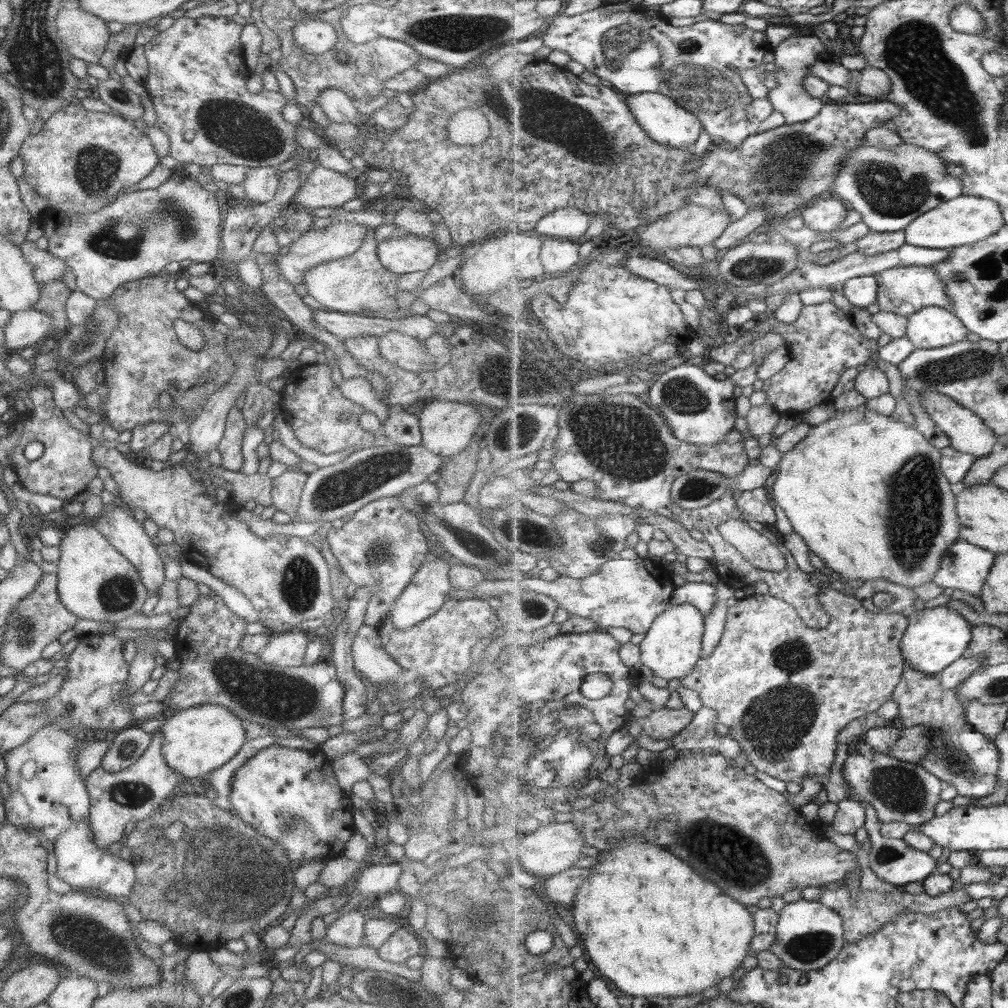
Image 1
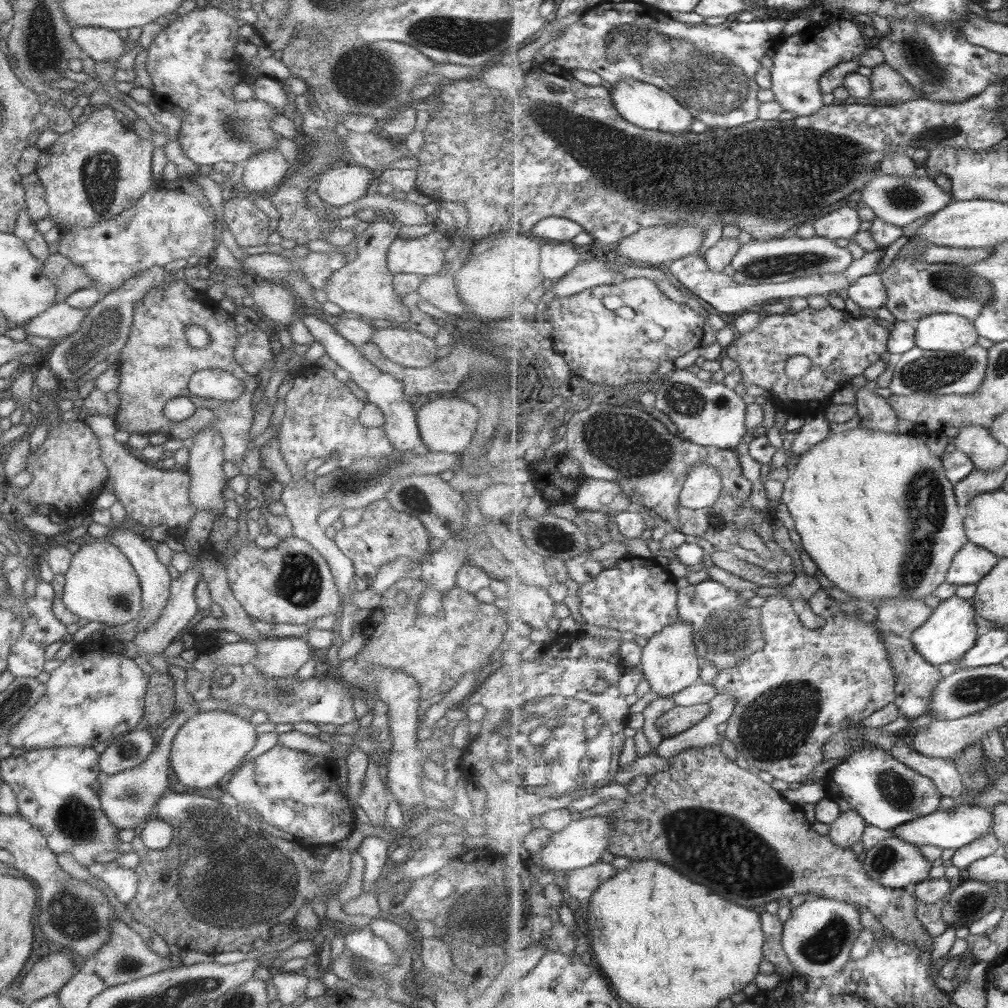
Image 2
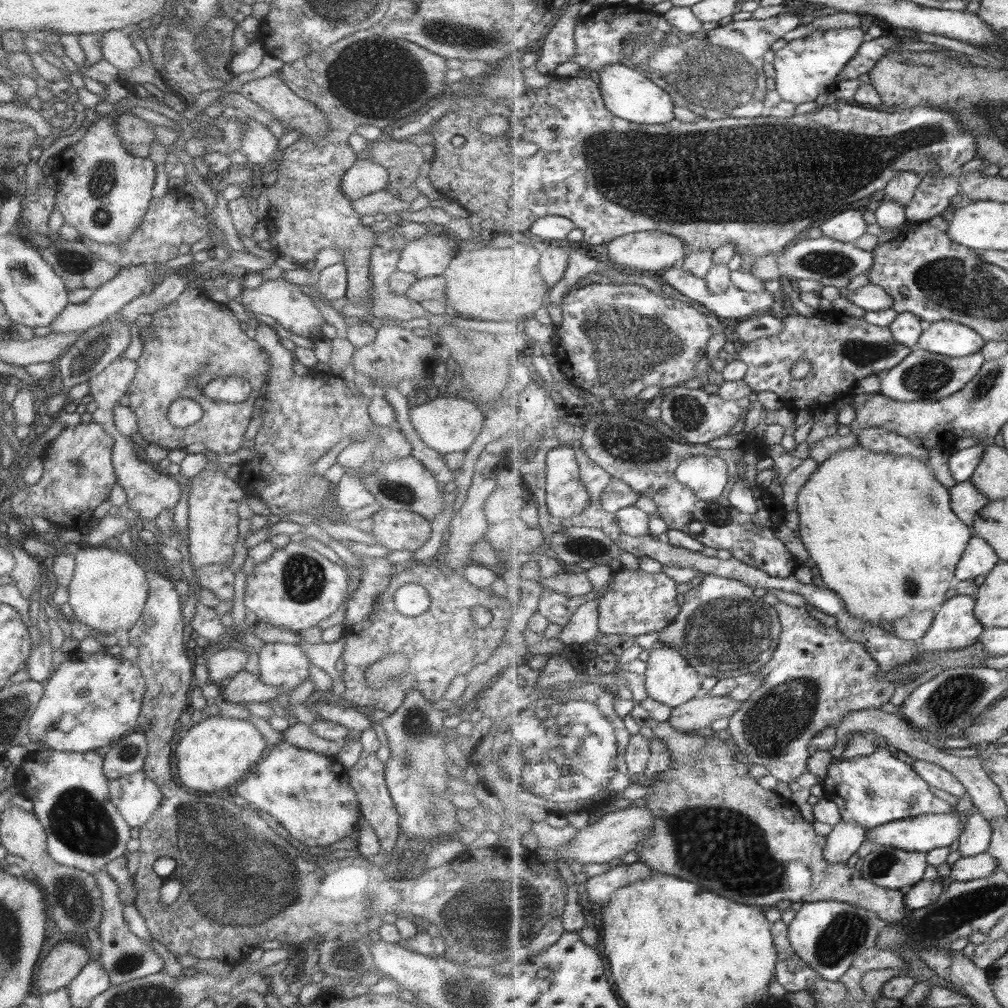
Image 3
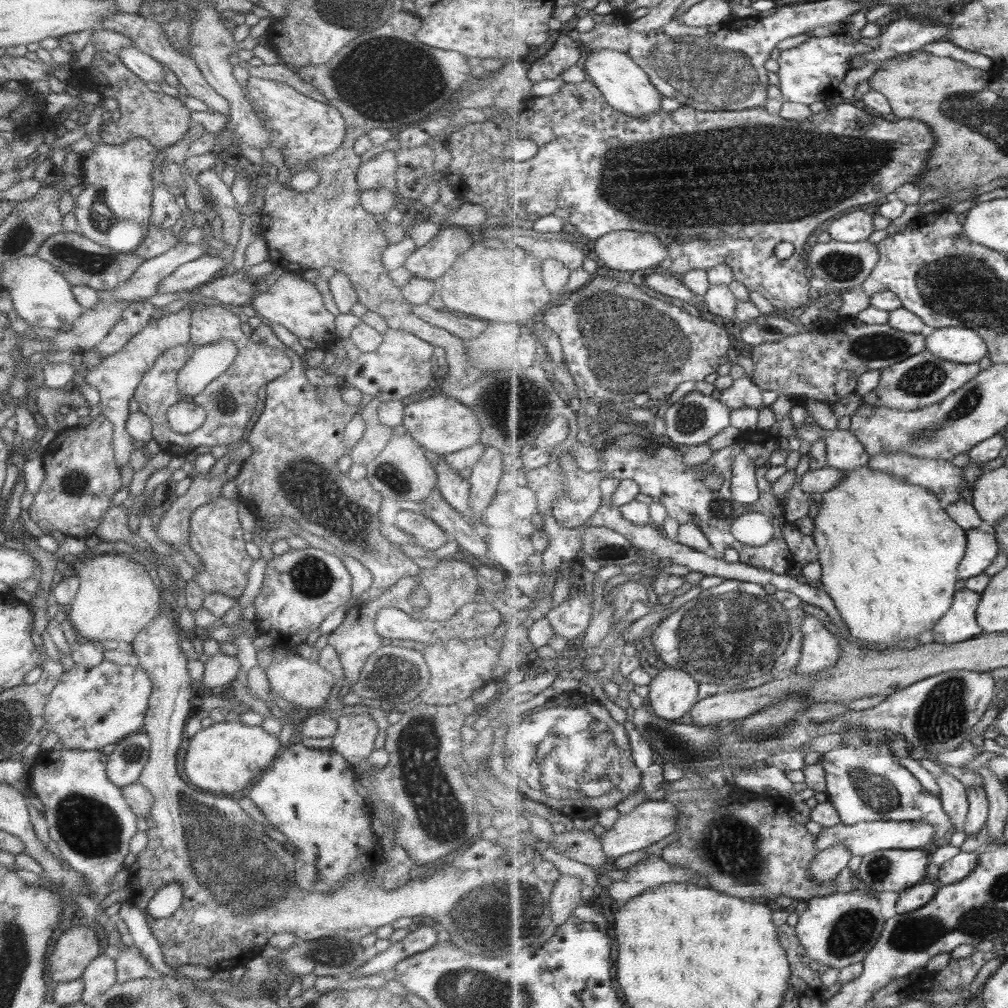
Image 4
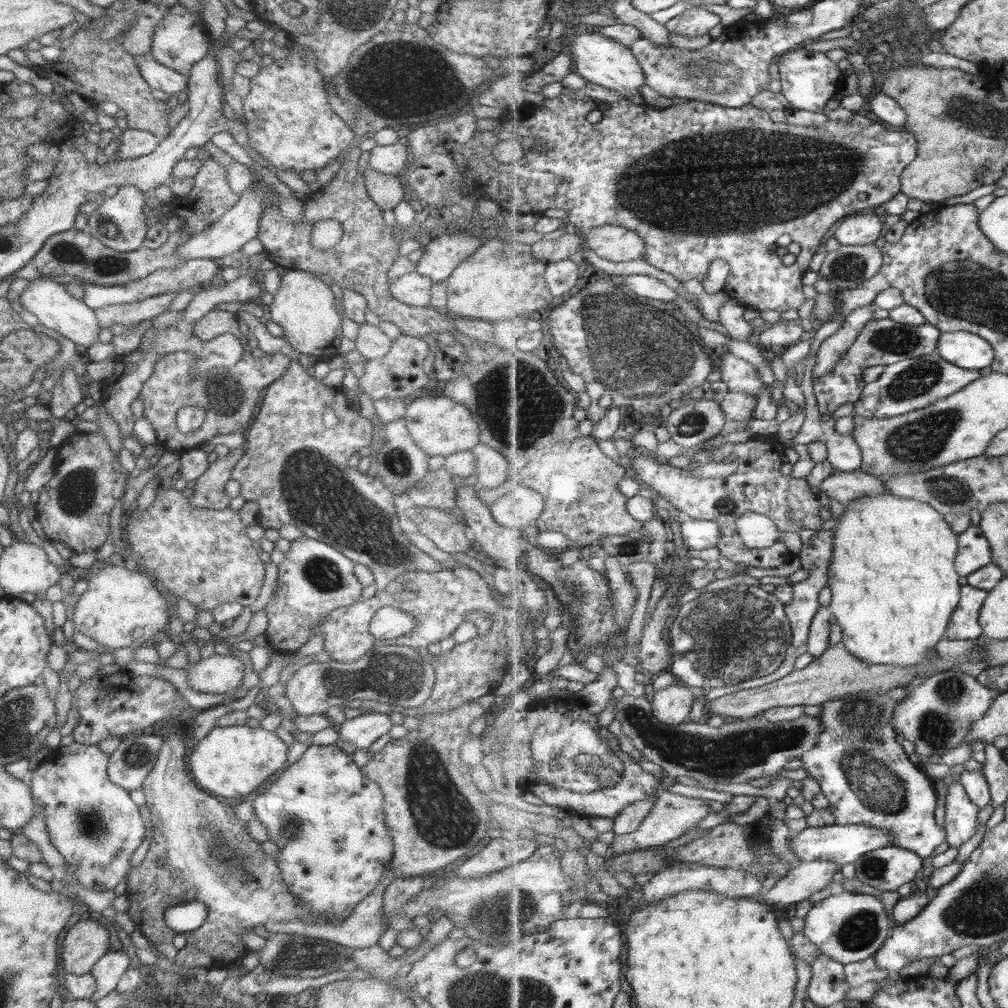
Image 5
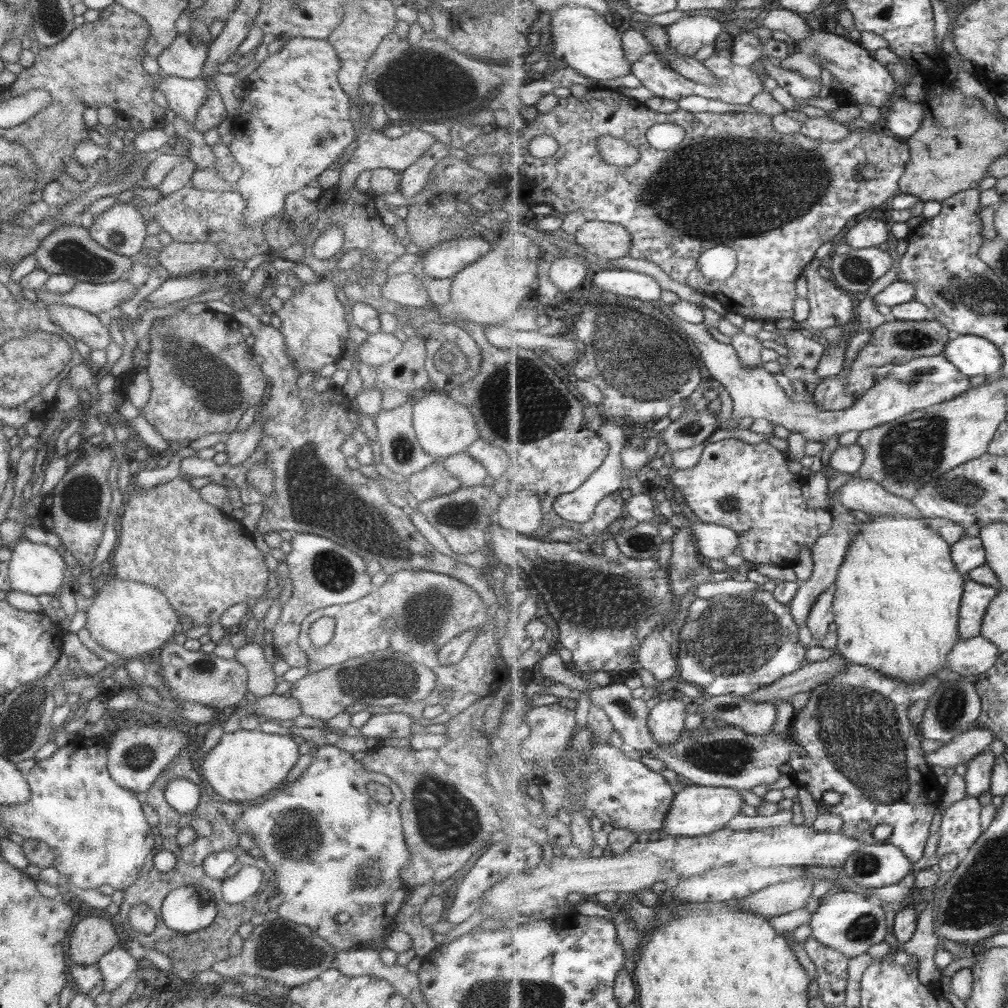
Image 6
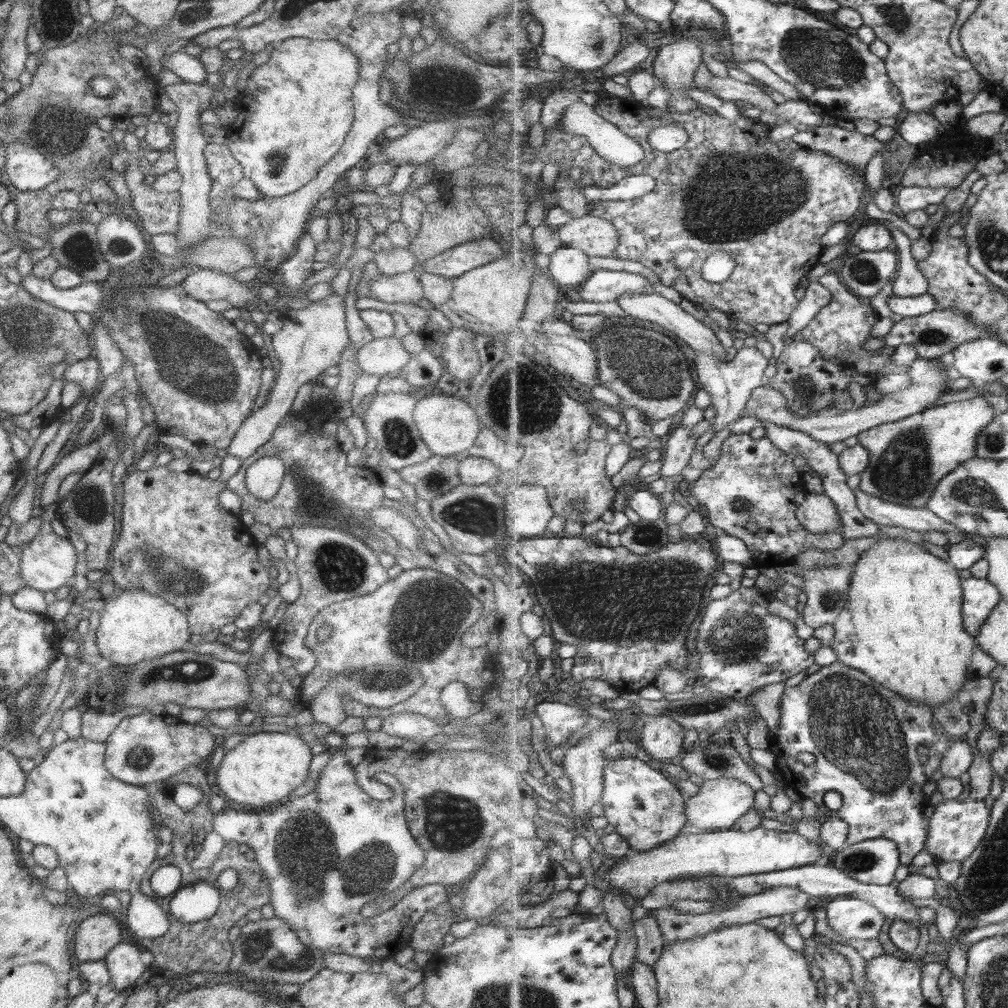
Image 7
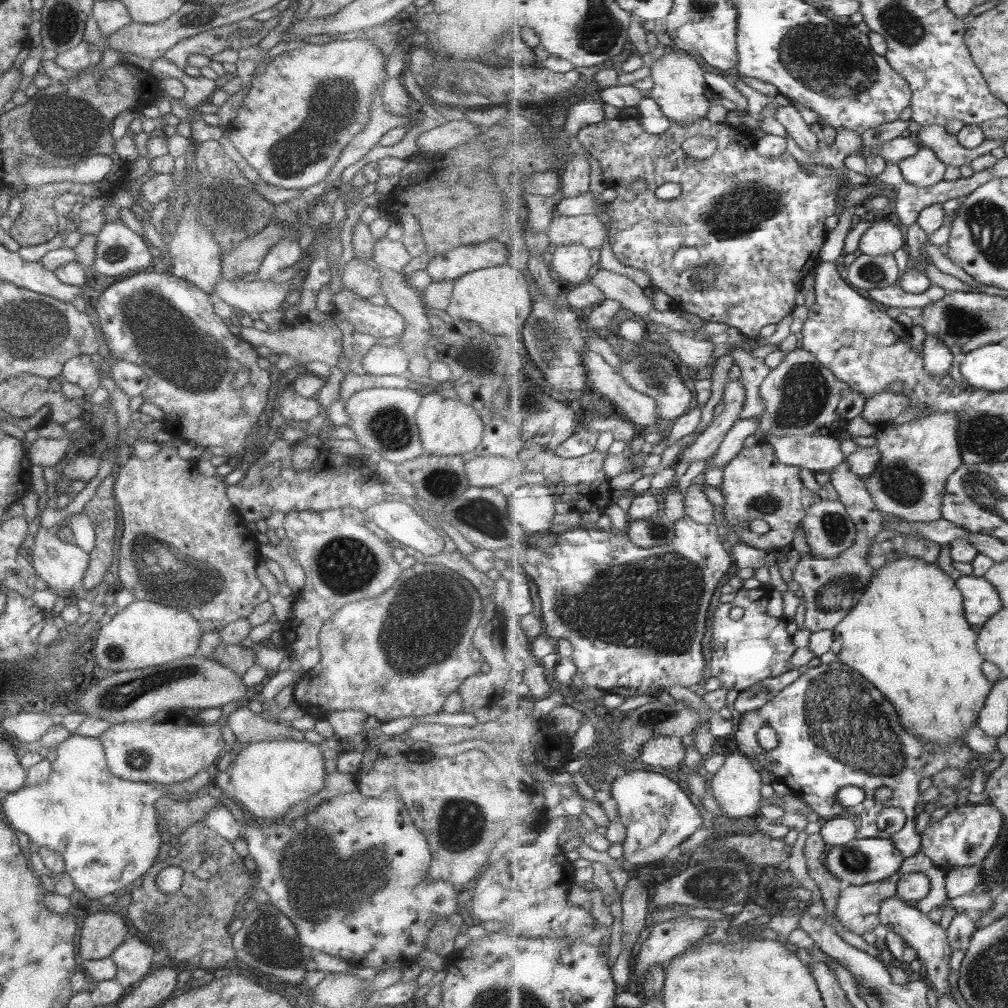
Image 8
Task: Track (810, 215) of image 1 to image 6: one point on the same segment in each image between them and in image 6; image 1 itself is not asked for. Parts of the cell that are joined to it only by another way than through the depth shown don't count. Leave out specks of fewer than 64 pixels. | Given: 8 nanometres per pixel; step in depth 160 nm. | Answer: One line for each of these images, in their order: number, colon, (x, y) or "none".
2: (844, 222)
3: (849, 225)
4: (857, 226)
5: (865, 227)
6: (869, 232)

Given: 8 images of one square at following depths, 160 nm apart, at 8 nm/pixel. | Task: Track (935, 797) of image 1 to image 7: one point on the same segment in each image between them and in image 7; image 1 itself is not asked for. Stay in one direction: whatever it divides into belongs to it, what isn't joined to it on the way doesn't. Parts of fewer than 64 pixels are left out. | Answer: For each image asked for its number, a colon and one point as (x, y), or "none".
2: (887, 793)
3: (871, 790)
4: (865, 781)
5: (867, 777)
6: (862, 731)
7: (864, 737)

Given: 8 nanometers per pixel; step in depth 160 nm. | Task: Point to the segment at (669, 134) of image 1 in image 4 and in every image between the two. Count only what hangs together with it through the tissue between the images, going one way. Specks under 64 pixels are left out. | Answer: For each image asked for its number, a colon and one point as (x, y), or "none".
2: (642, 103)
3: (628, 93)
4: (626, 85)

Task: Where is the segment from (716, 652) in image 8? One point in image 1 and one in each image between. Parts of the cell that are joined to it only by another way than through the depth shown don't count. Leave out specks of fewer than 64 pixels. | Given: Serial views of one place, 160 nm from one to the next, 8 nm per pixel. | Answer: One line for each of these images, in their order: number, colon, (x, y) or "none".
1: (702, 595)
2: (726, 631)
3: (724, 629)
4: (733, 631)
5: (723, 637)
6: (736, 645)
7: (741, 647)

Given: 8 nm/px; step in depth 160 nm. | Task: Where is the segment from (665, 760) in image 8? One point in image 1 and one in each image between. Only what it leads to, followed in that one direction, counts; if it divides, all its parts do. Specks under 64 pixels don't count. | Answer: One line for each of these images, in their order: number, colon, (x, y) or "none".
1: (671, 649)
2: (670, 662)
3: (670, 679)
4: (674, 692)
5: (672, 705)
6: (667, 718)
7: (662, 737)

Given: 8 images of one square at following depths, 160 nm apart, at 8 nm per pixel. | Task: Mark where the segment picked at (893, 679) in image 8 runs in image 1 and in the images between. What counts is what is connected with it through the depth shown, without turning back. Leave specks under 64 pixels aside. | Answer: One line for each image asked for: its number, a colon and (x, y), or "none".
1: (852, 489)
2: (875, 511)
3: (880, 528)
4: (890, 557)
5: (894, 586)
6: (899, 593)
7: (903, 626)

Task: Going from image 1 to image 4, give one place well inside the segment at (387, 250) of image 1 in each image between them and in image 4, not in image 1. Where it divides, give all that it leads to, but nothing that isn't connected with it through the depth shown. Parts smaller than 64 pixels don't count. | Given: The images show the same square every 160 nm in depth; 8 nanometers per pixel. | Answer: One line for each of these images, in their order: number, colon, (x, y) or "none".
2: (423, 256)
3: (428, 256)
4: (430, 261)

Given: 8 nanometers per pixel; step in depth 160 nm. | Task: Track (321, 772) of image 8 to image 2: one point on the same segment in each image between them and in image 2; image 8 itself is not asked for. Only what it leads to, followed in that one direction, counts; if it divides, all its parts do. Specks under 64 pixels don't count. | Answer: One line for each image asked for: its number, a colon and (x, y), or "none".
2: (209, 746)
3: (219, 751)
4: (221, 759)
5: (236, 760)
6: (246, 764)
7: (260, 772)

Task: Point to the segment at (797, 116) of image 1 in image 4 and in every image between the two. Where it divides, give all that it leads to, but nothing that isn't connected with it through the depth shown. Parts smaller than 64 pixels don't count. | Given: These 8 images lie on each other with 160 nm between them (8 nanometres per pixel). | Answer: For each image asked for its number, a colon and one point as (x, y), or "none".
2: (798, 64)
3: (805, 68)
4: (810, 72)

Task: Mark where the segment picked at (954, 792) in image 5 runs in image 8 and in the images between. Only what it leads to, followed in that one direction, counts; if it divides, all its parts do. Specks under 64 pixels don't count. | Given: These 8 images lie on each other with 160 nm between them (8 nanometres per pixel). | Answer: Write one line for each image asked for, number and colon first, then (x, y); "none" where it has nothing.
6: (960, 825)
7: (958, 826)
8: (970, 831)

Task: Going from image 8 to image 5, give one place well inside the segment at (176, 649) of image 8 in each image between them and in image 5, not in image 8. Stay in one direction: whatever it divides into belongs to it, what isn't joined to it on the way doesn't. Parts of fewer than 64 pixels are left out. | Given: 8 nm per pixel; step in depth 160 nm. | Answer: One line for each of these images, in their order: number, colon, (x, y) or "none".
5: (120, 608)
6: (126, 619)
7: (136, 625)

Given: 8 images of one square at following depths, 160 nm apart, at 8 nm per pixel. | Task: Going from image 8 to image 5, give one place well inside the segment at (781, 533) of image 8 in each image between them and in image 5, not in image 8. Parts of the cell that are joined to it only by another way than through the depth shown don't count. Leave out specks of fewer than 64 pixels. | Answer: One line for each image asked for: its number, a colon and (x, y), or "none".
5: (759, 486)
6: (747, 487)
7: (753, 480)

